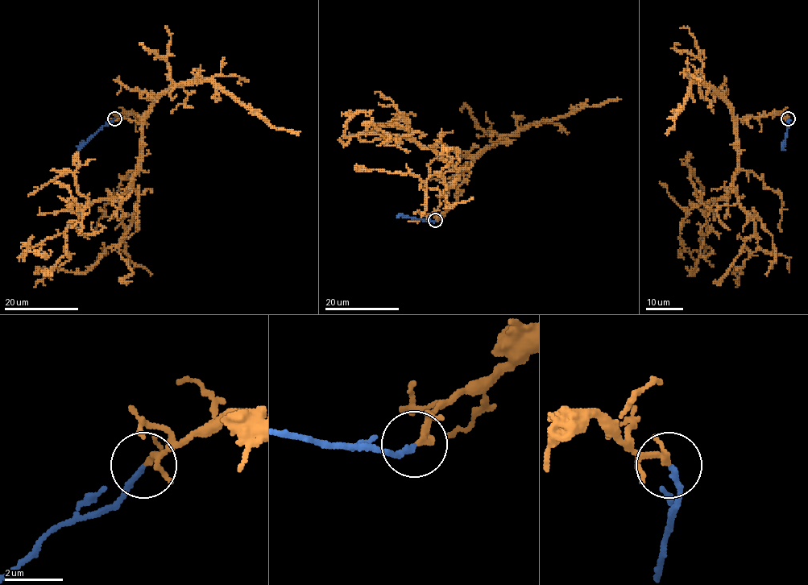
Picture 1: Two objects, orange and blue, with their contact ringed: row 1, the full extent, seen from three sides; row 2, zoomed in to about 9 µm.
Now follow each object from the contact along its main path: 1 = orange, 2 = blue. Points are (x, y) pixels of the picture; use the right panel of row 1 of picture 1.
1: (789, 118), (772, 112), (738, 118), (734, 184), (705, 207), (704, 251), (683, 251), (684, 259)
2: (789, 118), (786, 137), (782, 146), (785, 150)

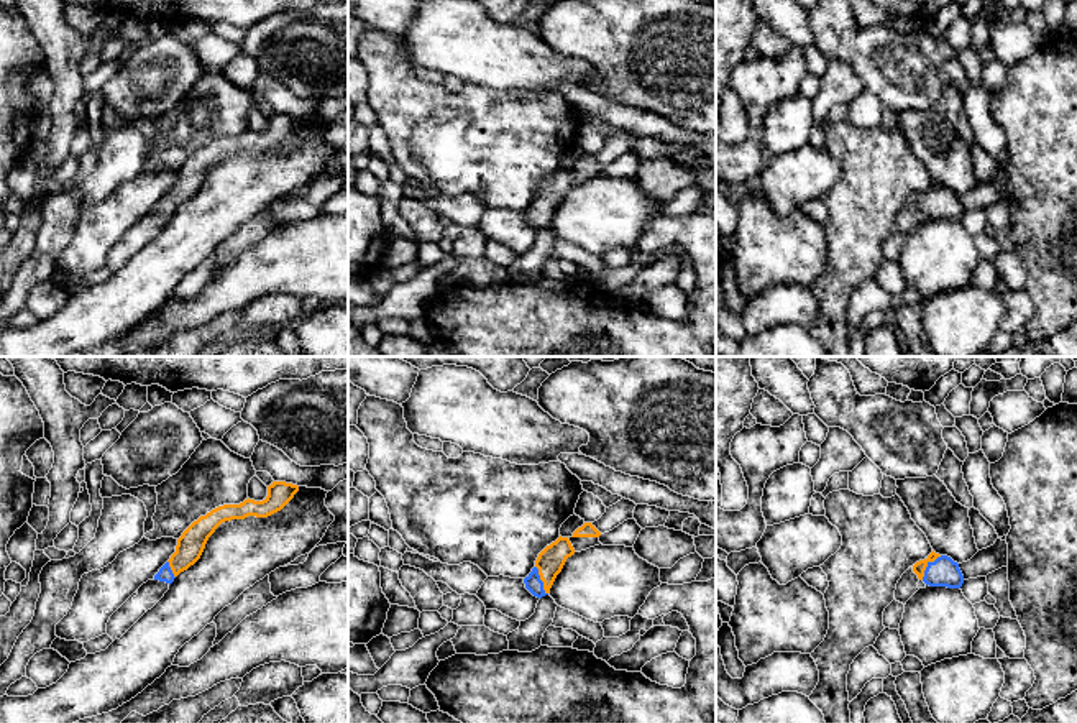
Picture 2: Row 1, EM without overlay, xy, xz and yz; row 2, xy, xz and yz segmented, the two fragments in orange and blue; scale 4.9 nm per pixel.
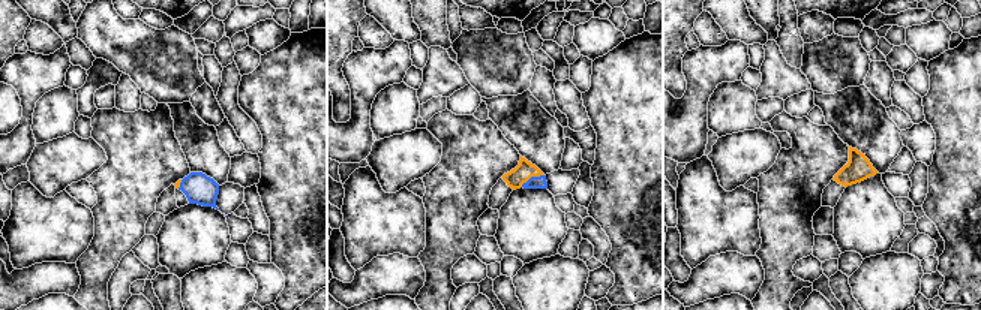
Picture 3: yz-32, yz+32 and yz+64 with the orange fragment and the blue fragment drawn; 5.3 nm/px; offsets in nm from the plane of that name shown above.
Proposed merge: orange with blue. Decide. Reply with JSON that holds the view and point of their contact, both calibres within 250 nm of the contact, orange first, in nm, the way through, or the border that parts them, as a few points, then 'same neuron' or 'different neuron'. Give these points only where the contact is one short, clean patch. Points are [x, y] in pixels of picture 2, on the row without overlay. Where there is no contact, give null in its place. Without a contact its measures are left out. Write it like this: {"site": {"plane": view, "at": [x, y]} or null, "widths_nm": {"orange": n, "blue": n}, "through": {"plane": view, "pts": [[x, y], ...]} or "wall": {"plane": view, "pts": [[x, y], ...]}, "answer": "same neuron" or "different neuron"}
{"site": {"plane": "yz", "at": [926, 198]}, "widths_nm": {"orange": 60, "blue": 140}, "through": {"plane": "yz", "pts": [[918, 199], [926, 198], [943, 204]]}, "answer": "same neuron"}

